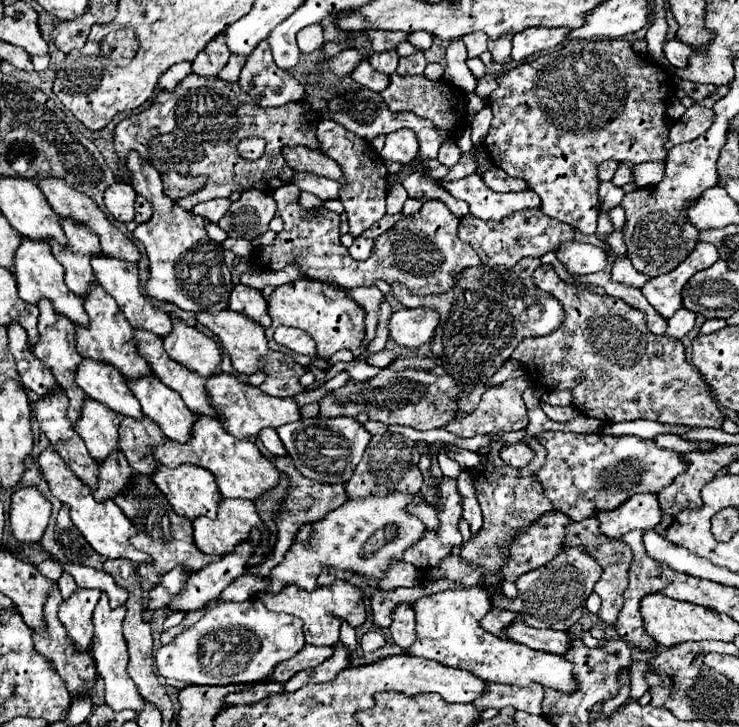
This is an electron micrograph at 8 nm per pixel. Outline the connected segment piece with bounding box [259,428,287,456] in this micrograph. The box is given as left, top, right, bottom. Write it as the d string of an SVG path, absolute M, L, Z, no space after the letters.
M273 428L261 430L261 432L259 432L259 440L263 442L263 446L265 446L271 454L275 454L275 456L285 456L285 454L287 454L285 448L283 448L283 444L281 444L281 440L279 440L279 436L277 436L277 432L275 432Z

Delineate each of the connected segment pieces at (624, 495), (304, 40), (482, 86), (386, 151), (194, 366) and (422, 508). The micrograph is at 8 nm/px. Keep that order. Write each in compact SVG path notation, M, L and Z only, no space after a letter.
M543 432L539 434L539 442L547 448L547 460L537 472L537 480L547 498L555 504L555 510L567 514L575 522L601 510L613 510L637 492L661 492L687 468L679 452L657 448L655 440Z
M319 24L307 26L297 34L297 44L299 44L301 52L313 52L313 50L321 48L323 42L325 42L323 40L323 28Z
M489 74L489 76L479 80L479 84L475 88L475 94L479 94L481 98L487 98L495 88L497 88L497 74Z
M407 128L391 132L385 140L385 146L381 150L383 160L393 160L393 162L413 162L417 156L419 144L413 132Z
M171 316L171 324L173 328L169 336L163 336L165 352L199 376L207 378L209 374L217 372L221 362L221 352L217 344L177 316Z
M409 504L409 506L407 506L407 512L415 514L419 520L423 520L429 530L437 530L437 528L439 528L437 512L435 512L433 506L429 506L429 504Z

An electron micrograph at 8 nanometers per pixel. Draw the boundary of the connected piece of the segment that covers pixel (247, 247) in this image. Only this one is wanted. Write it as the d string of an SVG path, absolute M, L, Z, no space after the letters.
M227 238L223 244L223 250L229 250L229 252L233 252L235 256L241 256L241 258L247 258L247 256L251 256L251 252L253 252L253 246L251 246L251 242L249 240L237 240L237 238Z

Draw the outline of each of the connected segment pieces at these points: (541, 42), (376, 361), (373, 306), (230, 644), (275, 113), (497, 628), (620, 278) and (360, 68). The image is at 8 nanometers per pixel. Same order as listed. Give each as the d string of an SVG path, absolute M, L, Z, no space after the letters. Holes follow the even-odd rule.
M529 28L513 36L513 54L515 62L525 62L529 56L551 50L561 44L567 36L569 28Z
M383 350L383 352L379 352L379 354L367 354L367 364L379 366L379 368L389 366L391 360L393 360L393 352L391 352L391 350Z
M375 286L371 288L347 288L345 290L357 304L363 306L365 310L365 330L367 330L367 336L363 340L363 348L361 348L361 356L357 360L365 360L363 353L367 352L367 346L369 342L375 338L377 334L377 320L379 320L379 314L381 314L381 302L383 302L383 292Z
M257 598L245 602L209 602L207 614L181 632L171 644L161 646L155 654L155 664L165 678L175 678L185 684L251 684L265 680L277 662L293 658L305 645L303 622L300 618L284 612L267 610Z
M191 72L173 92L159 92L157 100L143 108L139 114L127 116L115 126L113 146L119 156L119 178L131 184L129 168L125 168L125 154L137 150L163 176L169 170L181 172L181 176L207 176L205 188L193 196L177 200L177 206L191 210L195 204L227 198L233 190L277 190L281 184L291 182L293 170L281 156L283 146L309 146L317 148L317 120L321 114L313 110L307 100L289 102L277 108L261 108L247 94L241 92L239 82L231 84L219 76L197 76ZM245 138L263 138L267 142L265 152L259 160L241 158L237 146Z
M491 608L491 610L487 612L487 616L481 620L481 626L483 626L487 632L495 634L495 636L507 638L507 636L503 634L503 630L515 620L516 616L516 613L505 612L503 608Z
M623 258L623 260L619 260L619 262L613 264L611 280L613 282L621 282L621 284L629 284L633 288L643 288L649 282L649 276L637 274L635 268L631 266L631 260L629 258Z
M363 60L361 64L357 64L357 70L351 72L351 78L373 92L383 92L389 86L389 76L373 70L369 60Z

